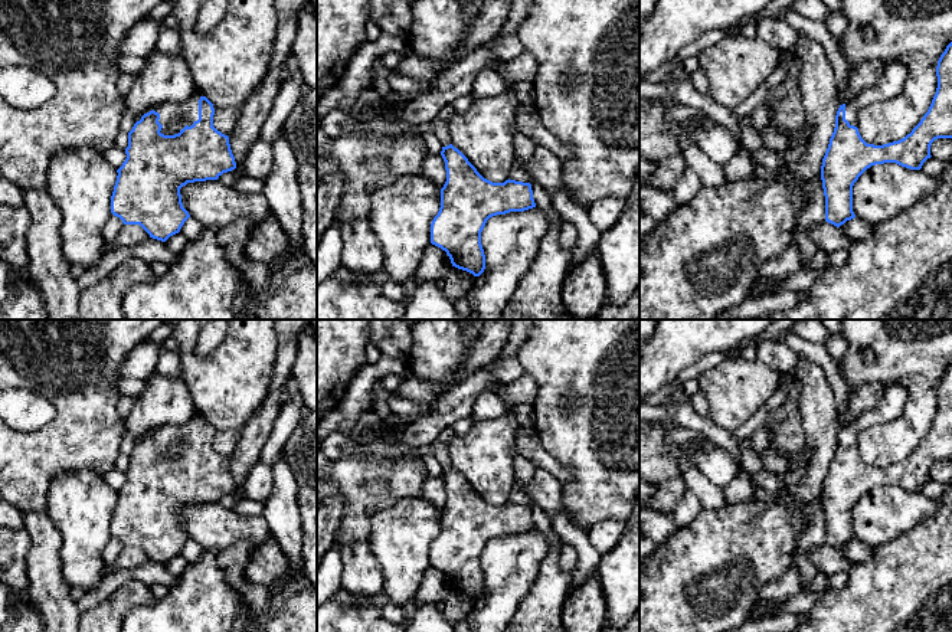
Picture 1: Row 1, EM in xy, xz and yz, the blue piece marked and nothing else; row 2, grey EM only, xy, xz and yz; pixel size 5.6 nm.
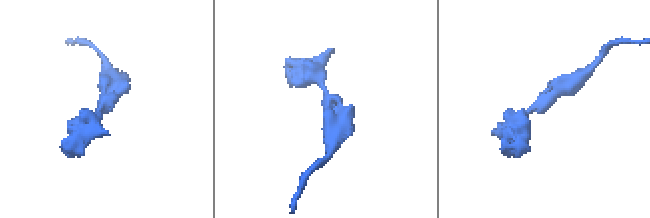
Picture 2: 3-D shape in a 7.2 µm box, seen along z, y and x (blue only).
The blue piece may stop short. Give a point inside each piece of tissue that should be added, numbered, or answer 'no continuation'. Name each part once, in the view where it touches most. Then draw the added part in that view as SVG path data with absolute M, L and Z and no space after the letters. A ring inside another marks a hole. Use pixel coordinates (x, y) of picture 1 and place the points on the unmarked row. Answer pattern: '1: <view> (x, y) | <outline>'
1: xy (187, 432) | M193 415L187 422L181 425L167 425L160 428L154 432L160 436L158 445L164 448L174 439L180 439L187 445L189 449L193 448L193 445L199 442L199 422L200 416Z

